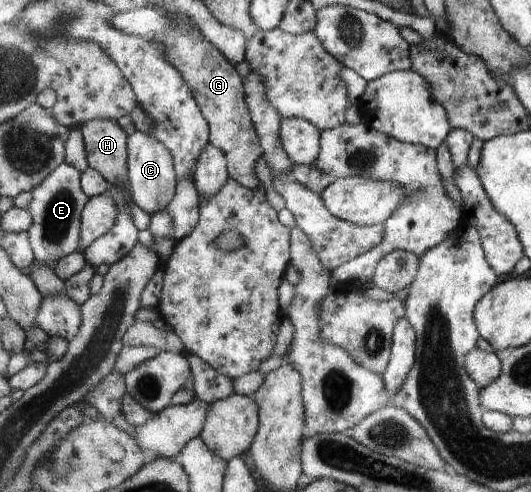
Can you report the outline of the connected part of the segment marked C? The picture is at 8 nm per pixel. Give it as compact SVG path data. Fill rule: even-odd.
M134 131L129 136L128 142L128 170L129 192L135 204L144 212L157 214L165 211L165 208L176 197L178 176L173 160L173 154L163 142L153 138L149 133Z

